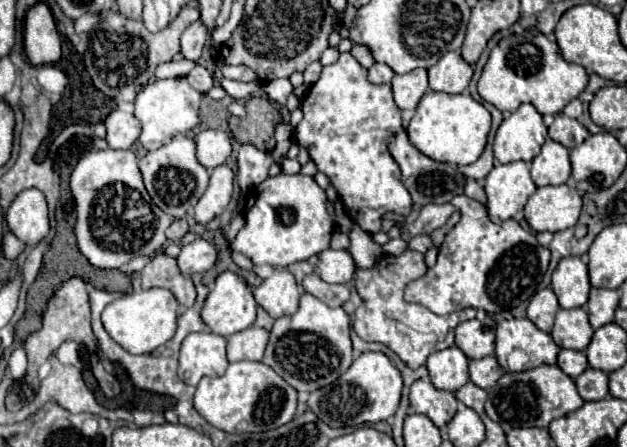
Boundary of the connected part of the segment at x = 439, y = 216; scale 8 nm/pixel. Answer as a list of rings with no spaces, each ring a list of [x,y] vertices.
[[[426,204],[426,206],[422,206],[418,218],[412,224],[404,224],[402,238],[406,242],[410,242],[418,234],[432,234],[434,230],[442,228],[448,222],[448,218],[452,216],[454,210],[456,208],[452,204]]]

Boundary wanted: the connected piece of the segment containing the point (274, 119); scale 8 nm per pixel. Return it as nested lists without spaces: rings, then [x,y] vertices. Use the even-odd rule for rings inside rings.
[[[250,98],[246,102],[248,114],[240,118],[240,122],[234,128],[238,142],[254,144],[262,152],[272,152],[276,146],[274,130],[278,124],[282,124],[282,114],[272,106],[268,98]],[[238,126],[244,126],[242,132],[236,132]]]

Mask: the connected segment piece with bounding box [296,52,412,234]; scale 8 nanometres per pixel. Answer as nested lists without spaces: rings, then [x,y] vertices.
[[[350,52],[340,54],[338,62],[332,66],[324,66],[316,84],[312,84],[308,96],[302,102],[304,118],[296,128],[296,142],[308,148],[310,158],[316,168],[324,172],[334,184],[338,196],[342,198],[348,214],[356,220],[366,232],[376,234],[382,232],[384,214],[394,212],[400,216],[408,216],[412,210],[412,198],[400,180],[400,168],[388,152],[388,138],[396,132],[396,126],[402,126],[400,110],[392,100],[390,84],[372,84],[366,78],[366,68],[356,62]]]

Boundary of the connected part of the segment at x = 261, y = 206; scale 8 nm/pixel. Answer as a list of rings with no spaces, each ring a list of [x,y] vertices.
[[[278,174],[266,178],[254,190],[250,190],[244,208],[246,226],[232,240],[230,248],[248,256],[254,266],[290,266],[294,262],[318,256],[330,246],[330,238],[336,230],[332,214],[326,206],[326,192],[304,174]]]

